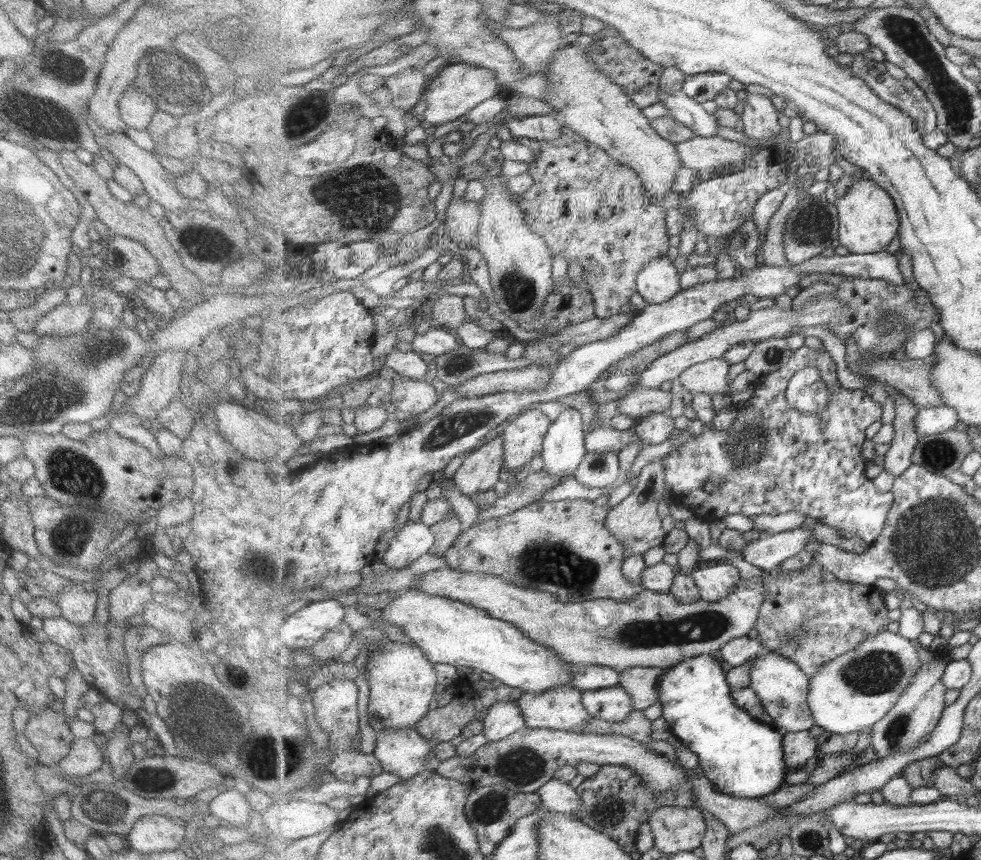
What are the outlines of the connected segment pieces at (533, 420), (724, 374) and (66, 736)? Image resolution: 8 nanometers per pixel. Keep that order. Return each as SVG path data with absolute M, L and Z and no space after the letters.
M527 409L513 418L503 431L504 466L512 474L541 455L551 418L539 409Z
M715 358L705 360L703 362L694 364L691 368L681 373L679 378L680 384L683 388L689 391L692 395L704 392L705 394L725 394L734 393L737 386L738 378L729 379L729 368L731 363L725 358Z
M50 707L42 708L35 716L29 715L22 734L38 752L41 764L61 760L73 740L63 712L52 712Z

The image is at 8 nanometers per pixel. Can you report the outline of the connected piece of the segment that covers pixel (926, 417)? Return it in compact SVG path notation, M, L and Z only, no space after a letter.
M943 405L935 408L919 407L916 429L920 436L941 434L959 427L961 417L953 407Z

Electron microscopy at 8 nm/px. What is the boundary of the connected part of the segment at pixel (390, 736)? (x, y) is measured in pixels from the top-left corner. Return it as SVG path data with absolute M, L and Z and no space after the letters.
M415 726L388 728L377 732L373 756L381 761L385 771L409 780L425 771L433 750Z

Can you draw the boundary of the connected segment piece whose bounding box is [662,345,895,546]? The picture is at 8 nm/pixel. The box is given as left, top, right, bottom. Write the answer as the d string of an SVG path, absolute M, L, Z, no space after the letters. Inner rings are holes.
M803 345L785 366L759 377L750 404L739 409L728 429L717 431L712 425L707 425L703 434L692 435L667 459L662 460L666 464L666 489L670 491L675 504L686 507L706 521L721 521L730 514L756 518L762 514L779 516L789 511L799 511L835 528L840 538L859 537L871 546L871 542L877 541L885 530L895 500L892 490L887 493L877 492L873 480L865 476L866 462L861 455L865 430L881 418L883 406L879 400L867 395L865 390L845 389L841 386L837 380L837 364L829 352L818 352ZM807 367L817 367L832 390L832 402L817 414L803 414L792 408L786 396L793 375Z

